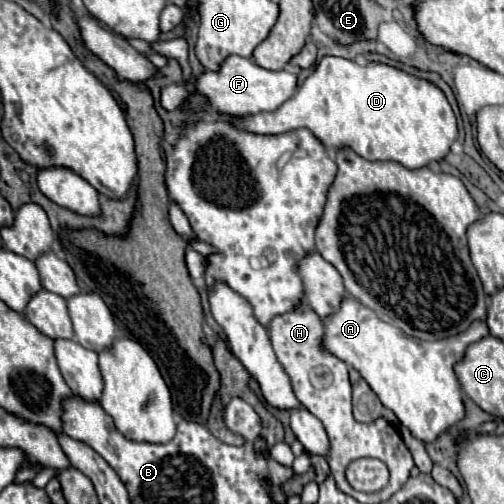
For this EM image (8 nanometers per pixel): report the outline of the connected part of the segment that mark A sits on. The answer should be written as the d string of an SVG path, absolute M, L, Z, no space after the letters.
M348 297L342 301L336 313L324 319L324 327L324 347L346 365L354 367L378 395L382 405L388 407L398 417L398 421L408 427L410 433L422 443L434 443L440 433L464 419L466 407L454 365L464 359L468 345L488 335L488 325L484 321L474 321L464 333L456 337L420 341L408 337L396 325L378 319L372 309Z

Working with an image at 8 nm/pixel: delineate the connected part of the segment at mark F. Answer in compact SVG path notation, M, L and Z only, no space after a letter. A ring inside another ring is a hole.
M232 55L224 61L220 71L204 71L196 83L196 89L204 93L214 111L224 115L254 115L260 111L276 111L286 99L296 93L298 77L288 71L268 71L256 65L252 59Z

